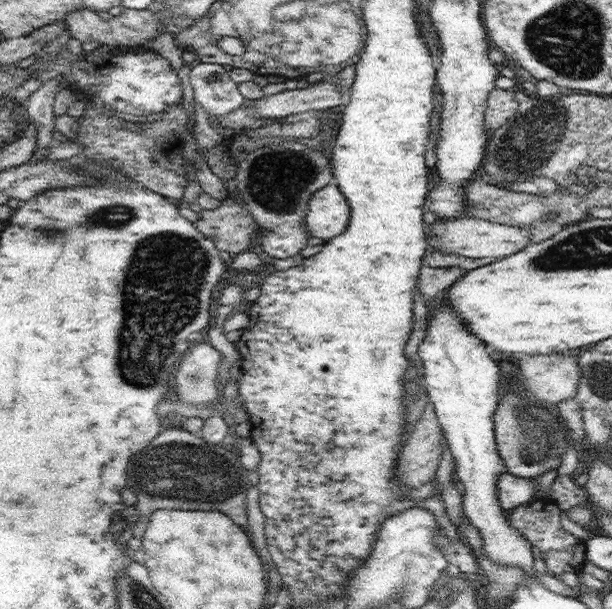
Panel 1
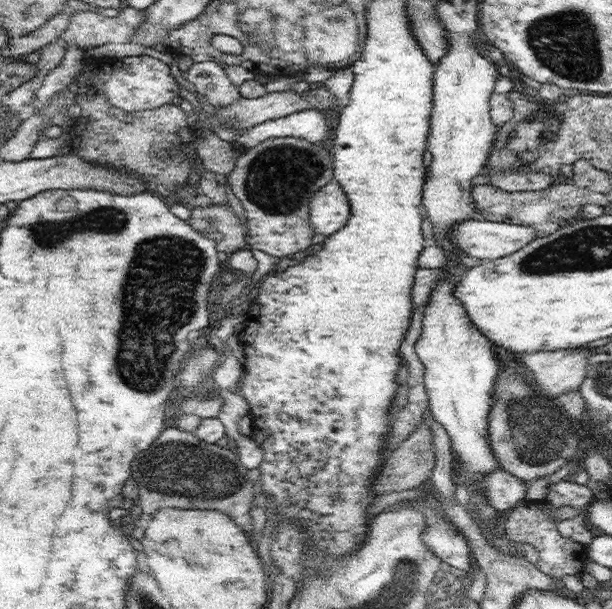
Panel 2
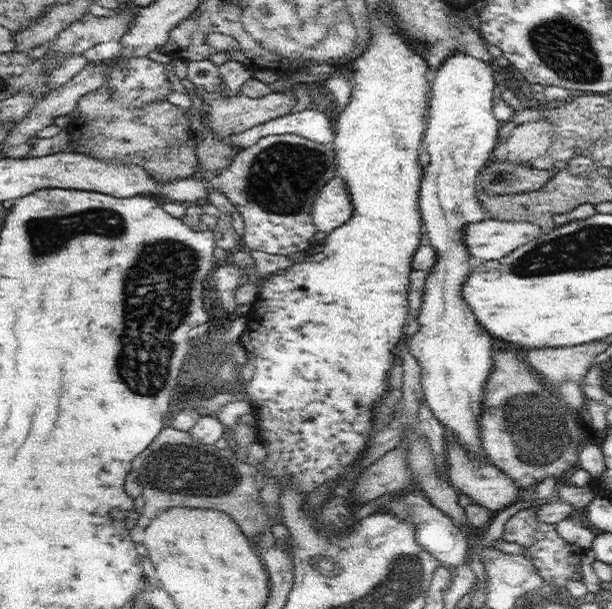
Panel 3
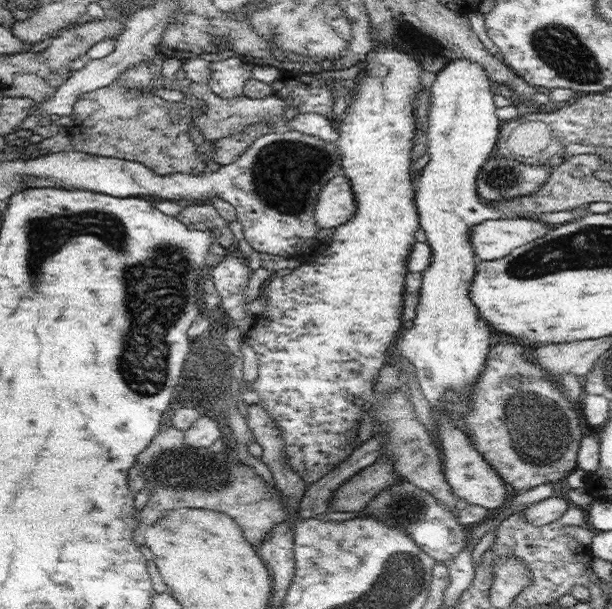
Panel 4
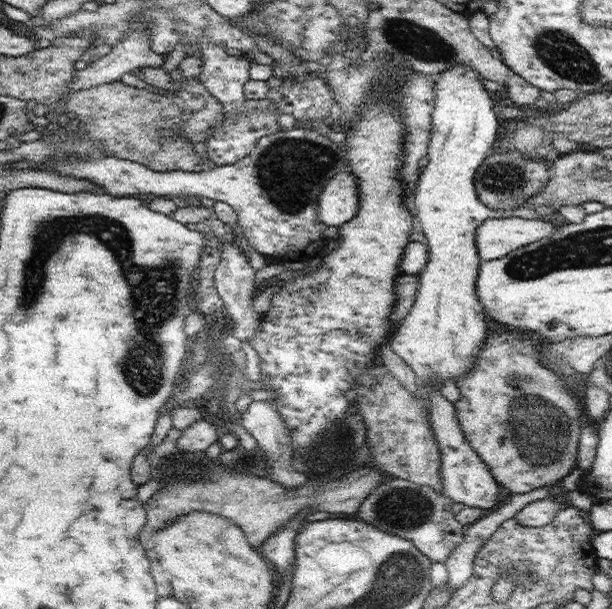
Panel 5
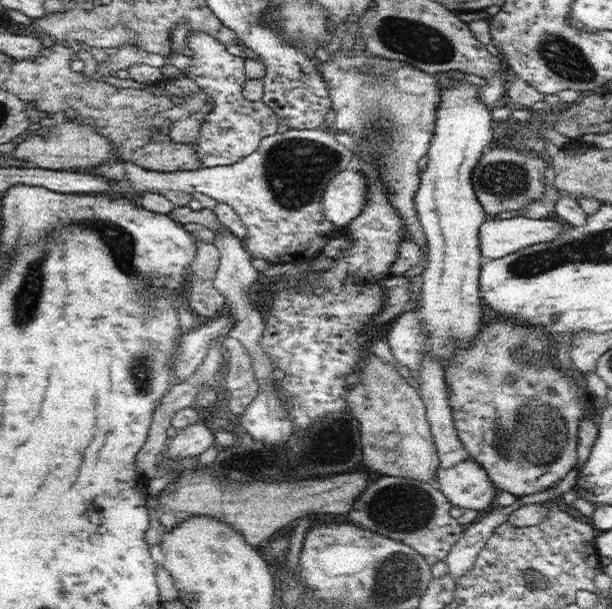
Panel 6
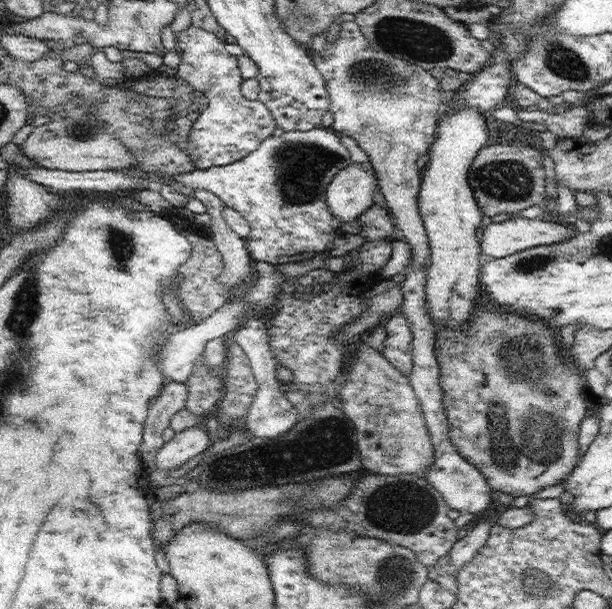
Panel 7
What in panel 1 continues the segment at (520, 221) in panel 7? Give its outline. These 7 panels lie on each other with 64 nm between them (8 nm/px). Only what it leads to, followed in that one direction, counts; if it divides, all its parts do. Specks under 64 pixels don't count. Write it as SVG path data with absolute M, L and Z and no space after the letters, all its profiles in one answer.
M458 217L436 220L427 228L432 243L431 249L441 250L442 252L453 252L458 256L466 258L488 258L488 257L507 257L516 254L519 250L526 248L533 237L527 230L517 226L508 226L490 222L478 217Z

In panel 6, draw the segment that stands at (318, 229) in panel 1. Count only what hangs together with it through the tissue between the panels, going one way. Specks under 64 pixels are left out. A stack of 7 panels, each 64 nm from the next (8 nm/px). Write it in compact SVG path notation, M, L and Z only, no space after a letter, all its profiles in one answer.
M361 170L338 171L322 195L324 216L344 229L356 218L367 201L367 178Z

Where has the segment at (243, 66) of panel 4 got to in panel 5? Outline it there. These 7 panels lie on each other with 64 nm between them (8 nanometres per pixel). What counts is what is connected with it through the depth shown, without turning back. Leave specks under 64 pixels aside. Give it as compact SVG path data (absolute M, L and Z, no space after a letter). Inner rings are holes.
M202 36L197 40L202 54L202 72L198 80L202 82L210 95L216 97L224 107L225 116L221 122L212 129L212 135L205 140L206 152L216 166L229 165L242 160L256 146L258 139L270 136L280 131L278 114L267 112L263 108L257 108L254 112L239 114L239 108L245 101L243 93L244 85L250 78L248 69L251 61L246 56L234 56L227 53L224 46L214 44L208 37ZM232 113L233 116L227 116Z

